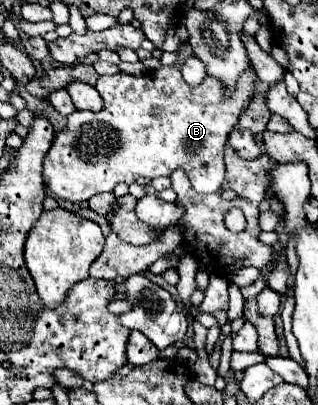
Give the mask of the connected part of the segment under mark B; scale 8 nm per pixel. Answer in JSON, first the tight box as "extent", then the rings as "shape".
{"extent":[42,64,260,202],"shape":[[[250,64],[248,70],[244,70],[244,74],[240,74],[240,82],[236,82],[236,90],[232,90],[232,94],[228,94],[228,98],[224,98],[224,86],[220,86],[220,78],[212,78],[212,76],[206,76],[204,82],[200,86],[188,86],[180,74],[180,70],[176,66],[166,66],[162,70],[154,70],[152,76],[150,74],[142,74],[142,76],[130,76],[130,74],[114,74],[114,76],[100,76],[96,85],[100,96],[104,102],[104,108],[100,112],[88,112],[88,110],[76,110],[72,112],[66,120],[66,126],[56,132],[54,136],[54,142],[52,142],[52,148],[48,150],[46,154],[46,164],[44,164],[44,170],[42,170],[42,176],[44,176],[44,184],[48,188],[48,194],[58,198],[58,200],[66,200],[66,202],[86,202],[90,200],[92,196],[96,194],[102,194],[102,192],[112,192],[116,184],[120,182],[126,182],[126,184],[132,184],[136,178],[144,176],[148,180],[154,180],[158,176],[170,176],[176,168],[182,168],[188,176],[190,176],[190,182],[192,186],[198,190],[198,192],[216,192],[220,190],[220,184],[224,180],[224,146],[228,142],[228,134],[230,130],[234,128],[234,124],[238,122],[242,110],[248,106],[250,98],[256,96],[260,92],[260,78],[256,74],[256,68]]]}

